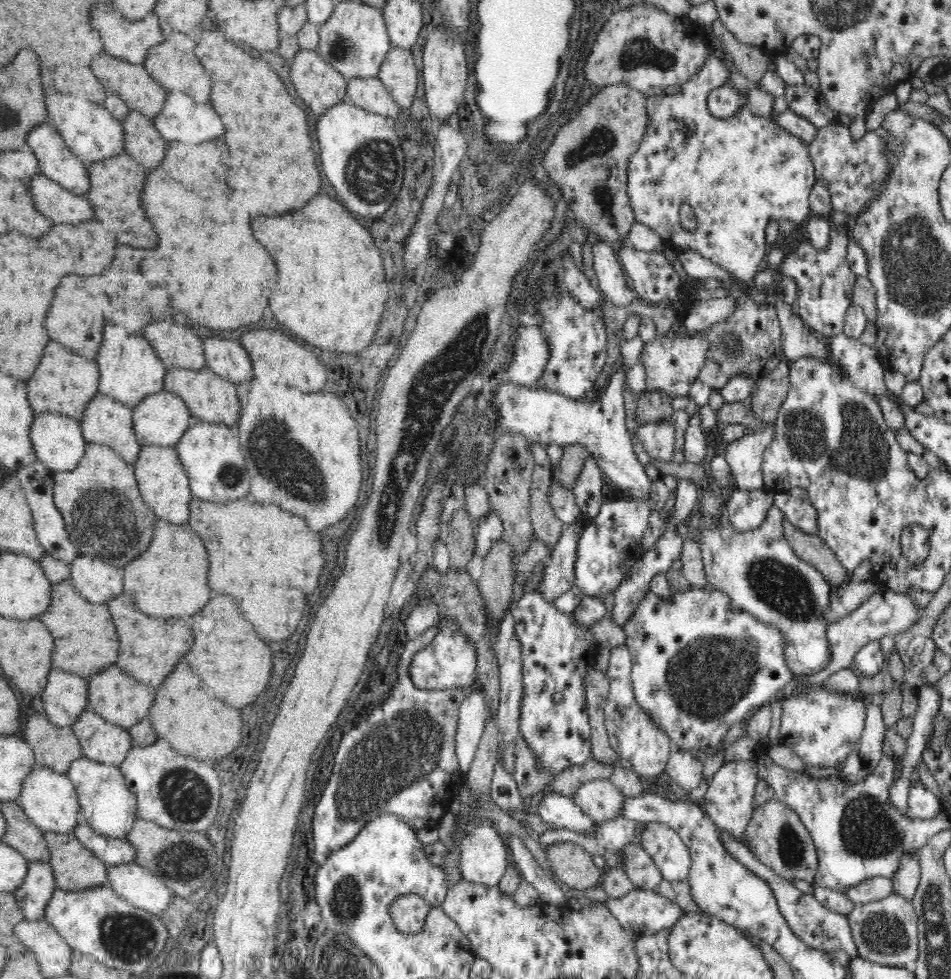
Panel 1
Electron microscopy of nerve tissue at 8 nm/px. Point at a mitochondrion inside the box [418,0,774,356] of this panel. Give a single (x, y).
(638, 52)

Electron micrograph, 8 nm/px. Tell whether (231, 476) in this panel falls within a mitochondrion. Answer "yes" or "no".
yes

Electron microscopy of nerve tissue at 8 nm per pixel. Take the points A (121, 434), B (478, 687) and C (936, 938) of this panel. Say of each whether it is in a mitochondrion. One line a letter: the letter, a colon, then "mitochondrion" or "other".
A: other
B: other
C: mitochondrion

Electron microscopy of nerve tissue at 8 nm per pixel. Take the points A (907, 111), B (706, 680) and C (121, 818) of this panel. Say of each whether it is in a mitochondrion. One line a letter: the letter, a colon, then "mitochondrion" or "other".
A: other
B: mitochondrion
C: other

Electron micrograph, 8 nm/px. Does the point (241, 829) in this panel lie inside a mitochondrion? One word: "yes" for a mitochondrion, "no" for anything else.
no

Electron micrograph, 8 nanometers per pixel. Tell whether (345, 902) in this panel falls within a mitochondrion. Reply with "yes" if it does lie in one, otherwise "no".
yes

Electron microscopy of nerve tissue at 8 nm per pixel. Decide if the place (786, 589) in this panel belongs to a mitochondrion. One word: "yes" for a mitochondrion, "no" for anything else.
yes

